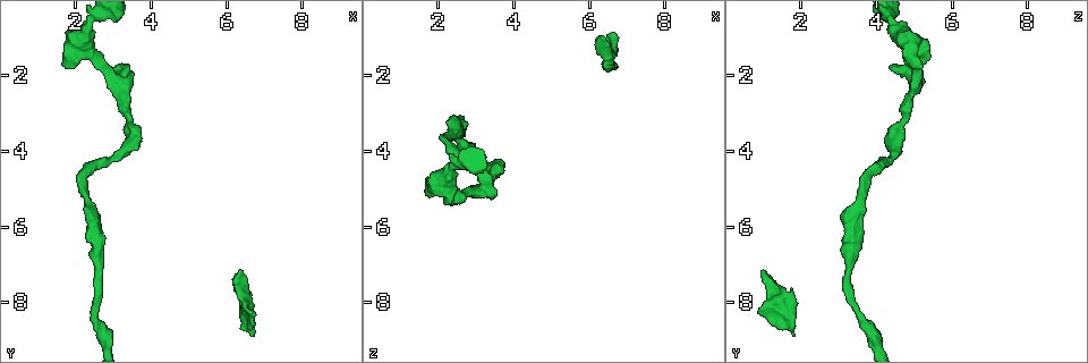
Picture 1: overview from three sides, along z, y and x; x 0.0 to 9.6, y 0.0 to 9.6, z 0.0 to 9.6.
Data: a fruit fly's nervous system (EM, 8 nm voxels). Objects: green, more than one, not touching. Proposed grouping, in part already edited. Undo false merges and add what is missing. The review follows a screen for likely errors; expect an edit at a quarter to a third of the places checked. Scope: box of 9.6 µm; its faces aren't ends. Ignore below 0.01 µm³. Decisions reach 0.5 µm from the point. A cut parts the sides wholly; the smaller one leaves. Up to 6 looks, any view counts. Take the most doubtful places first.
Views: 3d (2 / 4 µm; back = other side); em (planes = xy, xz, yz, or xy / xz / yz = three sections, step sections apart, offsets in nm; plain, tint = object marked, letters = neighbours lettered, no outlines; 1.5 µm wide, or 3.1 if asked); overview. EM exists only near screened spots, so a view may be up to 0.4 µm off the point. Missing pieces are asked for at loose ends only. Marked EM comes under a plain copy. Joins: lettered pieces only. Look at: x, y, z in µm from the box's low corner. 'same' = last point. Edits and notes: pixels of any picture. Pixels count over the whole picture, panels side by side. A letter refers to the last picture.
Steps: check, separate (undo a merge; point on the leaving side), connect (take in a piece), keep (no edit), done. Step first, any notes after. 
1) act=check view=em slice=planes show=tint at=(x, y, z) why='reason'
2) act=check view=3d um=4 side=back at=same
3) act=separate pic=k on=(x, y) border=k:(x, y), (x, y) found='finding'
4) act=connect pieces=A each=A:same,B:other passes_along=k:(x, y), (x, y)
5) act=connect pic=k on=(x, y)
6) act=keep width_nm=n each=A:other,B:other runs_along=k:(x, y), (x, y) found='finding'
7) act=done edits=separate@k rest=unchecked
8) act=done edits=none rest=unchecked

act=check view=3d um=2 at=(6.60, 8.85, 1.80) why='an open end'

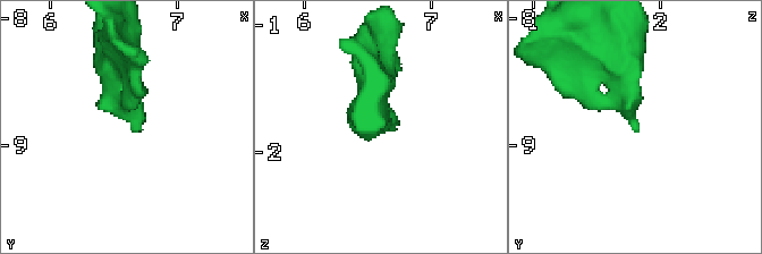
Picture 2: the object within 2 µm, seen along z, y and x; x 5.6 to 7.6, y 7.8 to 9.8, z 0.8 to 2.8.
act=check view=em slice=planes show=letters at=(6.64, 8.88, 1.80) why='shape alone is not enough'

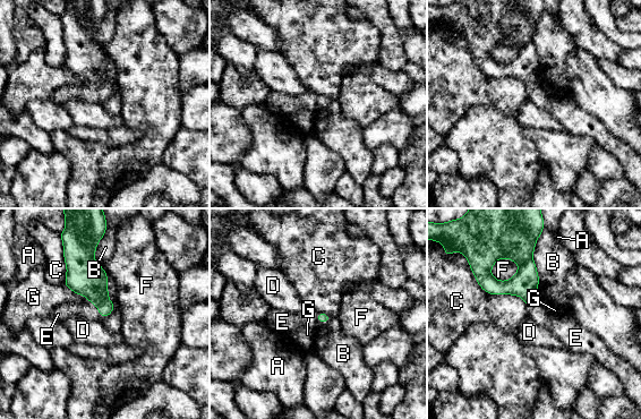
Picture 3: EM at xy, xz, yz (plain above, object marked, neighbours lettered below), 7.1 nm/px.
act=connect pieces=E each=A:other,B:other,C:other,D:other,E:same,F:other,G:other passes_along=3:(84, 276), (97, 307), (86, 309) found='it goes on there'

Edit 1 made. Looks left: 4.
act=check view=em slice=xy step=8 show=letters at=(6.40, 7.10, 0.90) why='an open end'

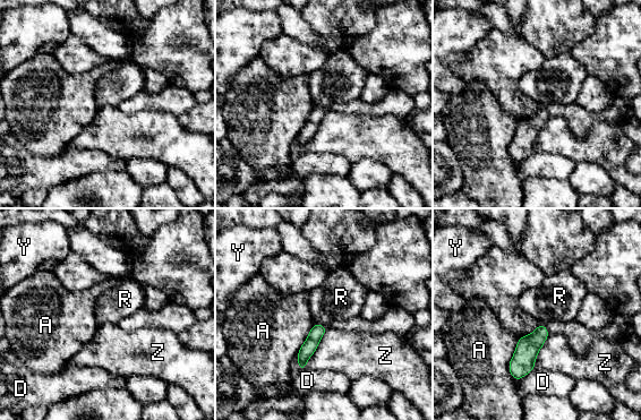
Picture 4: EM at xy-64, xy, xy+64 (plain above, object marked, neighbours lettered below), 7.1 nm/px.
act=keep each=A:other,D:other,R:other,Y:other,Z:other runs_along=4:(323, 328), (305, 352), (301, 367) found='none of them fits'

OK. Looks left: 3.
act=check view=em slice=planes show=letters at=(3.10, 1.70, 4.35) why='an open end'

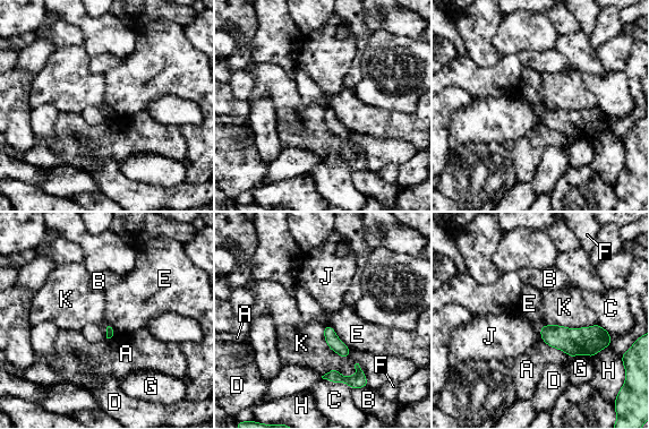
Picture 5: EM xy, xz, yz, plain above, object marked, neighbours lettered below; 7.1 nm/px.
act=keep each=A:other,B:other,C:other,D:other,E:other,F:other,G:other,H:other,J:other,K:other border=5:(324, 323), (332, 327), (350, 350) found='none of them fits'

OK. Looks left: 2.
act=done edits=connect@3 rest=unchecked

